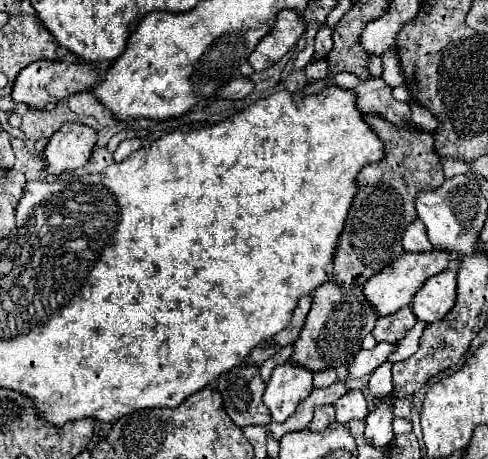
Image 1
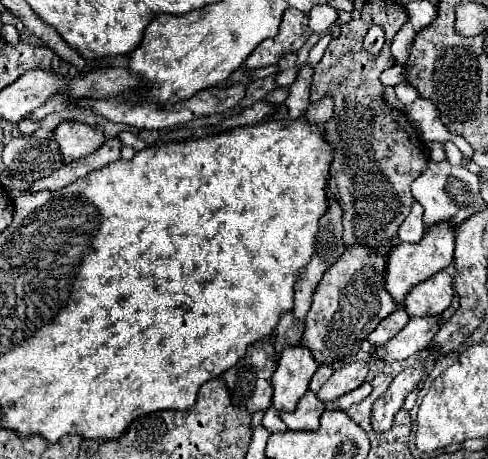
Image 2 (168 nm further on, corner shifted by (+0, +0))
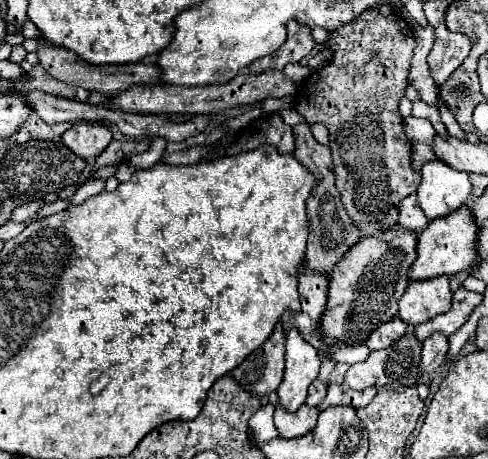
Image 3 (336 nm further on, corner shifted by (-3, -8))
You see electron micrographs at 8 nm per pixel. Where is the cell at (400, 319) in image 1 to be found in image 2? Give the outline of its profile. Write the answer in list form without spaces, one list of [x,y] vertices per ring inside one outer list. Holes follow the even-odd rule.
[[[399,308],[399,310],[395,310],[395,312],[391,312],[373,332],[371,332],[371,336],[367,338],[373,346],[377,346],[377,344],[385,344],[387,340],[391,340],[397,332],[401,332],[401,328],[405,328],[405,324],[409,322],[411,318],[409,318],[409,314],[403,310],[403,308]]]

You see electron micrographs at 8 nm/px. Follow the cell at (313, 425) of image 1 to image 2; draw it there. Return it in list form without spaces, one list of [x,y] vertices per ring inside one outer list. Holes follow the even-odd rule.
[[[309,390],[297,404],[297,410],[291,414],[281,414],[281,420],[287,424],[289,430],[317,430],[323,412],[325,404],[319,402],[317,396]]]

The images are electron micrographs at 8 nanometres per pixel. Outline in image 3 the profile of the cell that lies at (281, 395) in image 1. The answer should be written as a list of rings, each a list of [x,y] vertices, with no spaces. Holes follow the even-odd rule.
[[[290,328],[286,334],[286,370],[282,384],[278,386],[280,404],[296,412],[304,400],[308,386],[316,380],[320,368],[320,356],[312,344],[308,344],[296,328]]]

